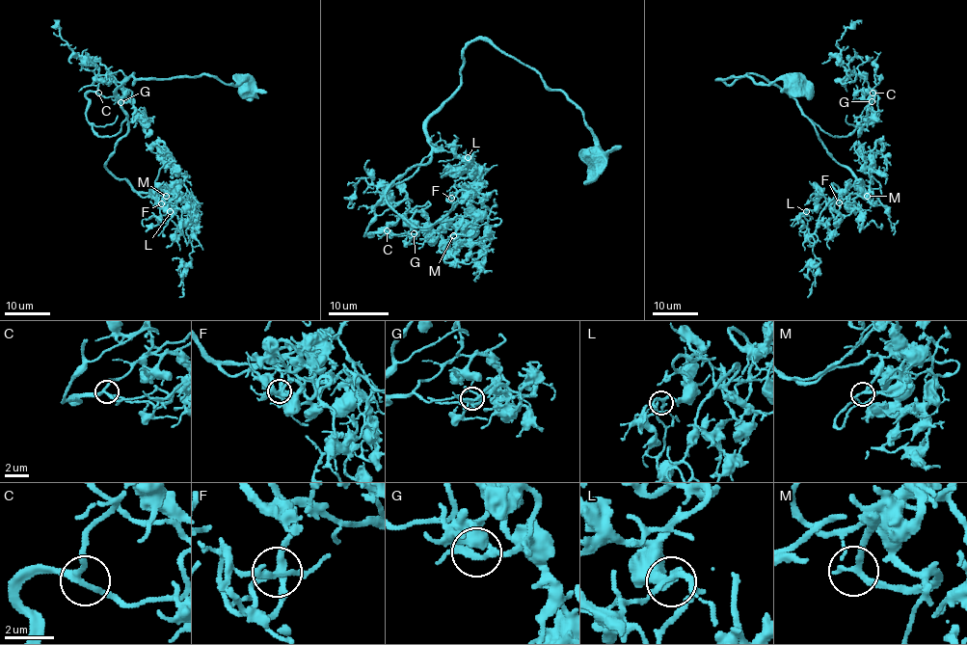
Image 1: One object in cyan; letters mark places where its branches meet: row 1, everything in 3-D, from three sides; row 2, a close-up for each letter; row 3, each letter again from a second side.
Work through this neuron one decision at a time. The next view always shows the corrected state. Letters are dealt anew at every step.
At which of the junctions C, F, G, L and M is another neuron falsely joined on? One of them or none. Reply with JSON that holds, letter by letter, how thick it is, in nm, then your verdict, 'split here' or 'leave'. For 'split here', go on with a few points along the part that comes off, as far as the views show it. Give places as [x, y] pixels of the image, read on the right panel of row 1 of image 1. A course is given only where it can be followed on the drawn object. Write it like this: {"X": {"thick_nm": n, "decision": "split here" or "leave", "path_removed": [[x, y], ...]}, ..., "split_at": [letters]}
{"C": {"thick_nm": 220, "decision": "leave"}, "F": {"thick_nm": 240, "decision": "leave"}, "G": {"thick_nm": 240, "decision": "leave"}, "L": {"thick_nm": 220, "decision": "leave"}, "M": {"thick_nm": 200, "decision": "leave"}, "split_at": []}

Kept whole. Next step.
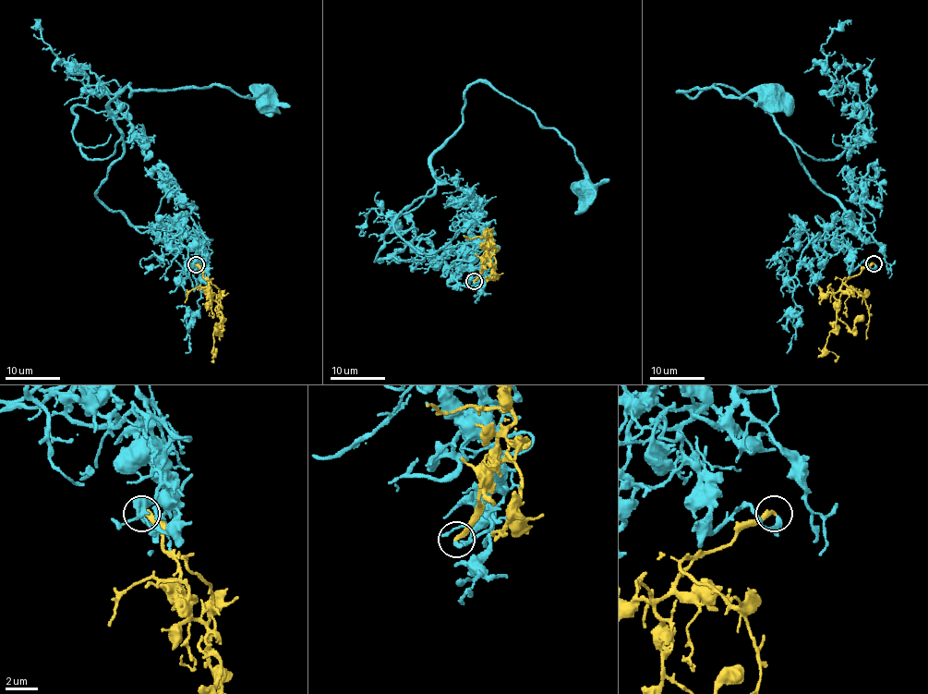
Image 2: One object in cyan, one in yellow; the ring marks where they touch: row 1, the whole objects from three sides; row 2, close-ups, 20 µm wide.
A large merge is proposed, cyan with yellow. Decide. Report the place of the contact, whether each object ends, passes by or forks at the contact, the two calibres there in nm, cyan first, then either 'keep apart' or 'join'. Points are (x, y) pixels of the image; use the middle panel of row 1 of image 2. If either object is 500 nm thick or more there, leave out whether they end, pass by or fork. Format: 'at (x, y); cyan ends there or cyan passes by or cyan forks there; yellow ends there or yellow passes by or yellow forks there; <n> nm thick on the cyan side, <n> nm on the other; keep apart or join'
at (474, 281); cyan ends there; yellow ends there; 240 nm thick on the cyan side, 340 nm on the other; join

